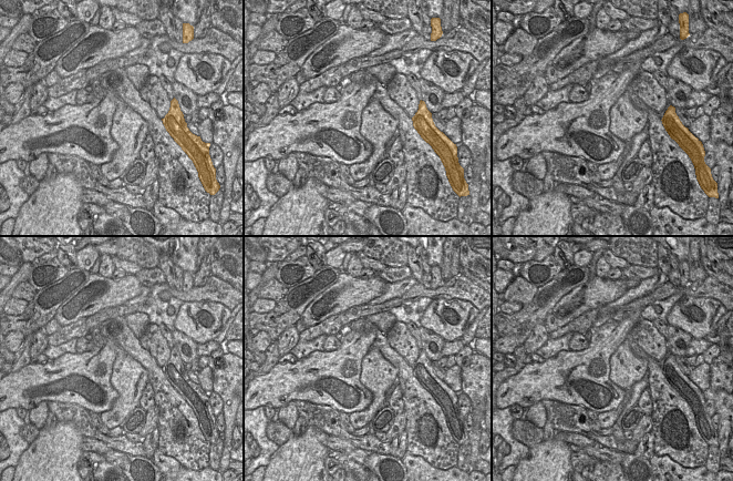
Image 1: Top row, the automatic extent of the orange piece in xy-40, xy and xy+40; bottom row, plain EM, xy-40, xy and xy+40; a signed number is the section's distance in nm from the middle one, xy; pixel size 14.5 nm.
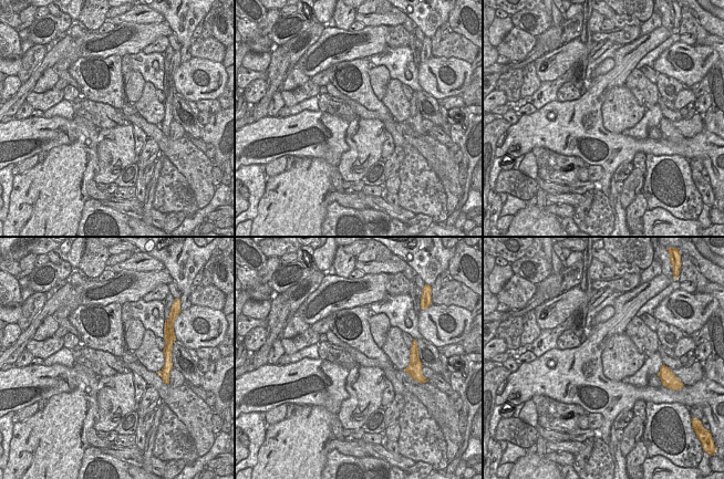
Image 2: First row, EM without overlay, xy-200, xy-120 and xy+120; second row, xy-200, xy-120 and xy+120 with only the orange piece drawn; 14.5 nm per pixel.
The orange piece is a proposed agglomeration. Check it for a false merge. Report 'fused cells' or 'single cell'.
fused cells

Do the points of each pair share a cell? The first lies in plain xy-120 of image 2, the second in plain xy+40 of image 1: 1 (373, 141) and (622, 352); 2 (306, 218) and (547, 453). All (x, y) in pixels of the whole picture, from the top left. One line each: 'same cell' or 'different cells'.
1: same cell
2: same cell

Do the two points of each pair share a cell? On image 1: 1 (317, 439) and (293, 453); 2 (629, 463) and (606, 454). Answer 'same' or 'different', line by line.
1: same
2: same

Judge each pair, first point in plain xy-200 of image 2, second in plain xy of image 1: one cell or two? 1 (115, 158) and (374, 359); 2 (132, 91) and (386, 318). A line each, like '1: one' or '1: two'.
1: one
2: one

